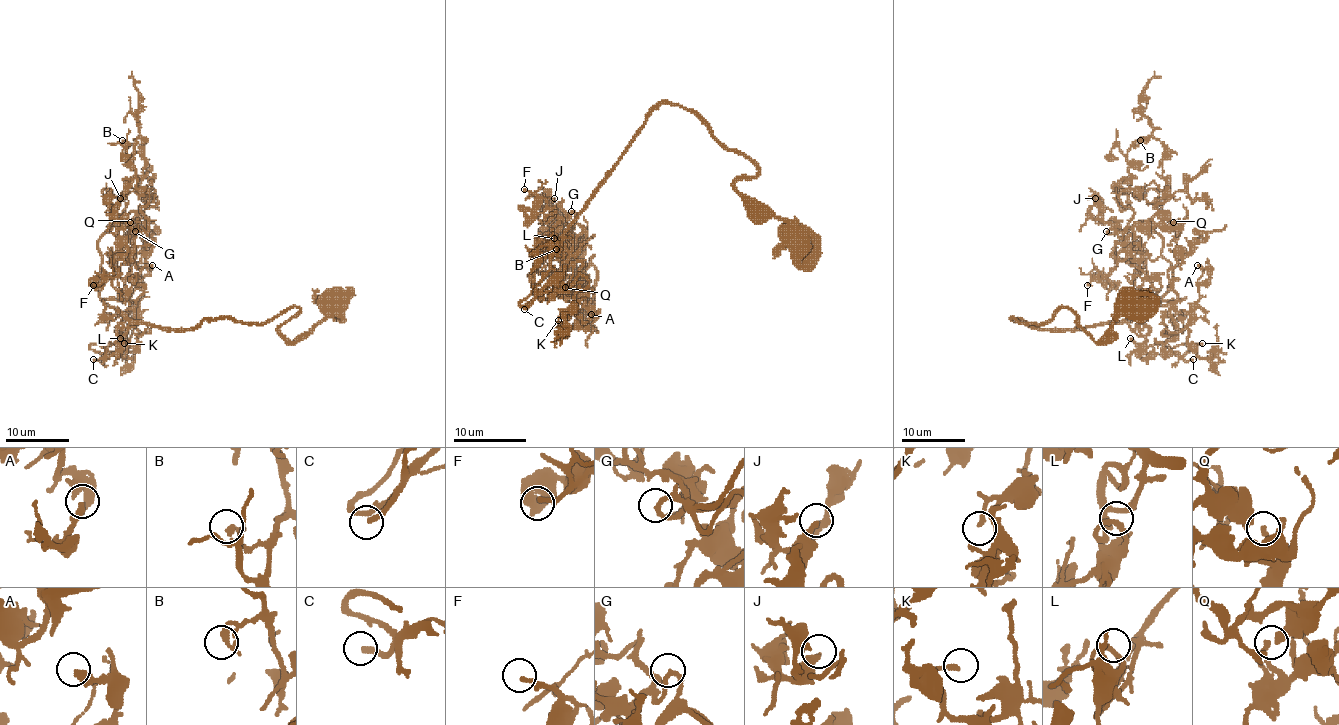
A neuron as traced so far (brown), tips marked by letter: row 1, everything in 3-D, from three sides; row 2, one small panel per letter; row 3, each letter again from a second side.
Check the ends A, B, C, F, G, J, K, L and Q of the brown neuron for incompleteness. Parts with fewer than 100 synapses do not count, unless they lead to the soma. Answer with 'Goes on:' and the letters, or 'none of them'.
Goes on: C

